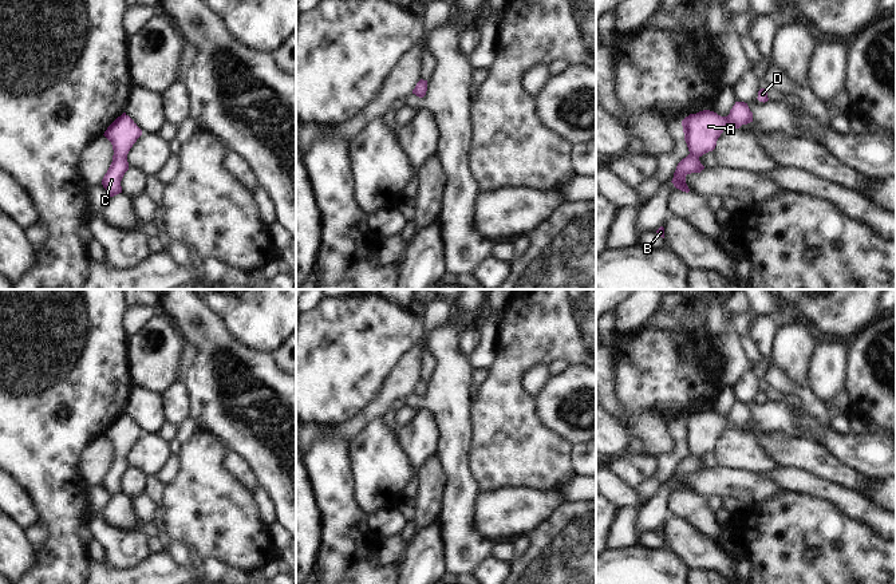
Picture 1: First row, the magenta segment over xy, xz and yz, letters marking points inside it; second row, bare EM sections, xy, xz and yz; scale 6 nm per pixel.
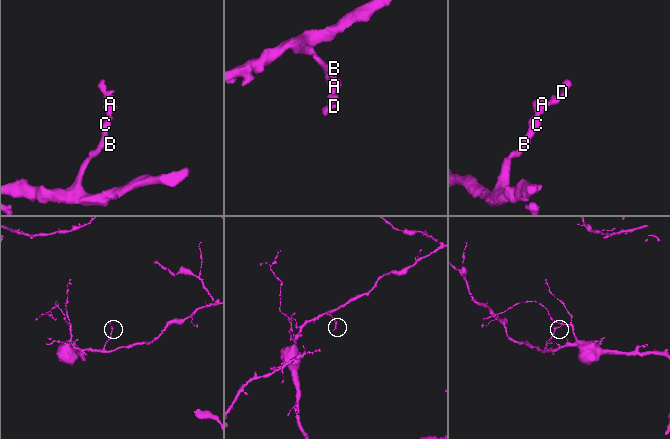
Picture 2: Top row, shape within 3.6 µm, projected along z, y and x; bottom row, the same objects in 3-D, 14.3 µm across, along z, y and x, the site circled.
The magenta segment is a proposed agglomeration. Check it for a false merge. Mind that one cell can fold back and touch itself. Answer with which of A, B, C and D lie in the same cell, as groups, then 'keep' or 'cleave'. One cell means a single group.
A B C D; keep

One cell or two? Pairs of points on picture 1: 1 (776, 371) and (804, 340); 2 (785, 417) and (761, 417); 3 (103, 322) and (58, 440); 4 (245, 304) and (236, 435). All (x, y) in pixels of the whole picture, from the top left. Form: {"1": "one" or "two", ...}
{"1": "two", "2": "one", "3": "one", "4": "two"}

